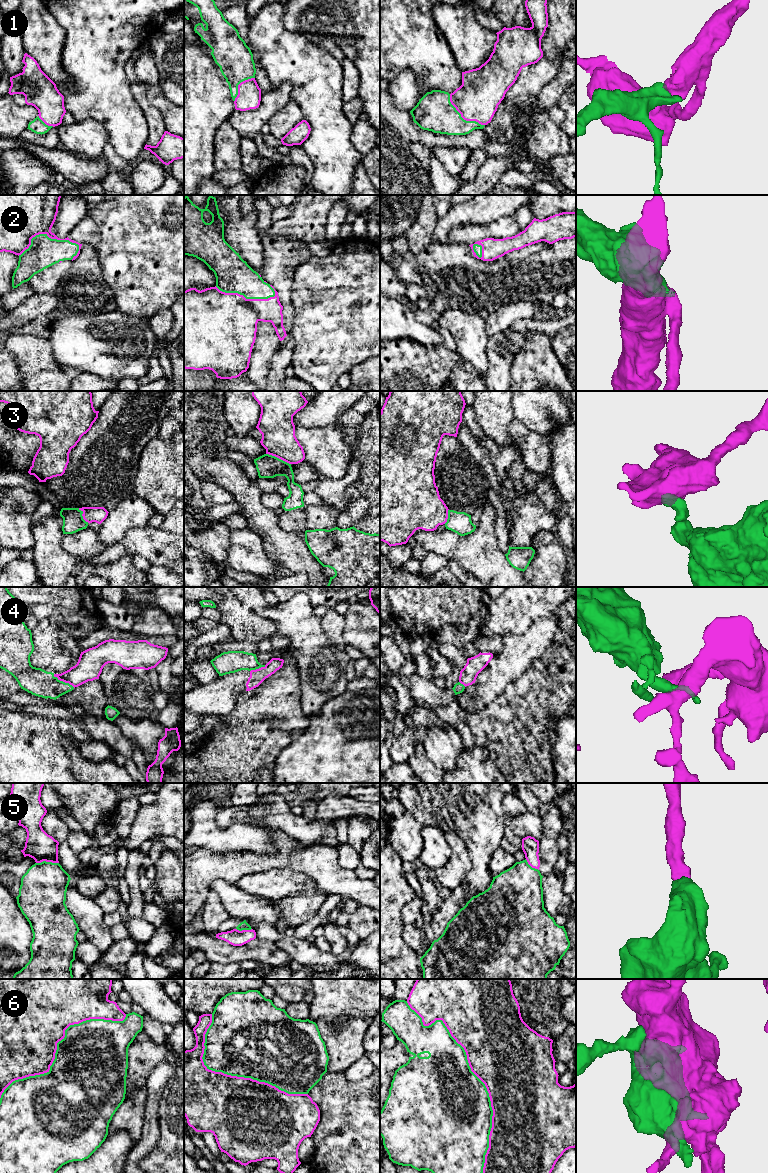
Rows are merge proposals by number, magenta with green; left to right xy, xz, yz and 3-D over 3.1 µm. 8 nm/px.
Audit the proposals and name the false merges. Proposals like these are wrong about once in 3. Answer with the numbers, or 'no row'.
3, 4, 6

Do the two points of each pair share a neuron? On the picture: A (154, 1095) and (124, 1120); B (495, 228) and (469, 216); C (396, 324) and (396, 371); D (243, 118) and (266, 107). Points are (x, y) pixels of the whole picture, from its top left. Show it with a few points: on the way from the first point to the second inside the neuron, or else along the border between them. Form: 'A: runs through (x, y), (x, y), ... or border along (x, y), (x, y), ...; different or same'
A: border along (146, 1086), (147, 1100), (144, 1123), (142, 1125); different
B: border along (507, 217), (499, 217), (482, 224), (461, 226); different
C: border along (390, 339), (408, 338), (419, 345); different
D: runs through (249, 118), (255, 118), (260, 113); same

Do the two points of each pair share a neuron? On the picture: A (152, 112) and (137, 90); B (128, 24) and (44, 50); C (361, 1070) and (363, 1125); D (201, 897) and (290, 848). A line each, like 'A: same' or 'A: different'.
A: same
B: different
C: different
D: same

